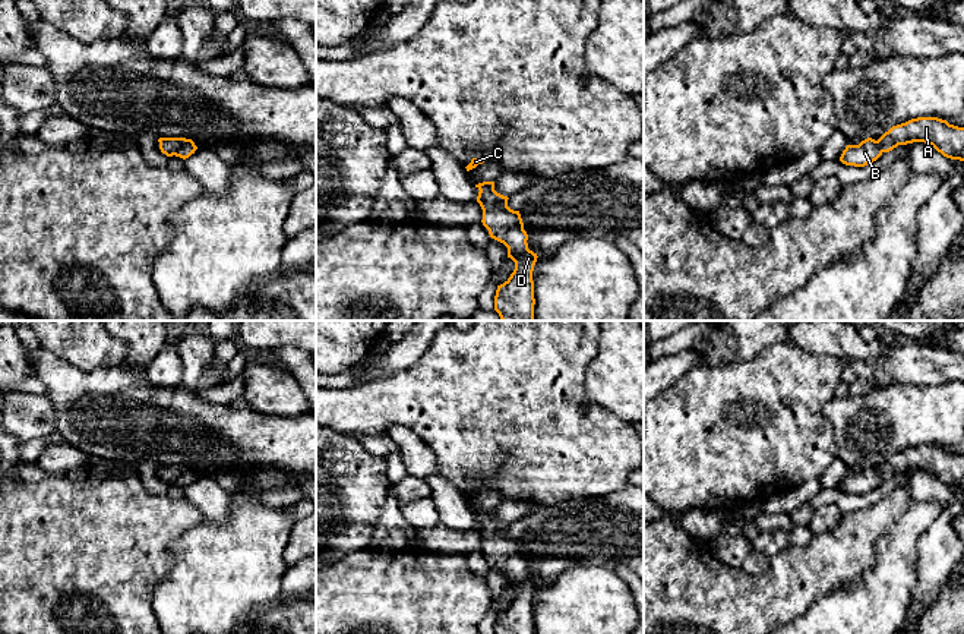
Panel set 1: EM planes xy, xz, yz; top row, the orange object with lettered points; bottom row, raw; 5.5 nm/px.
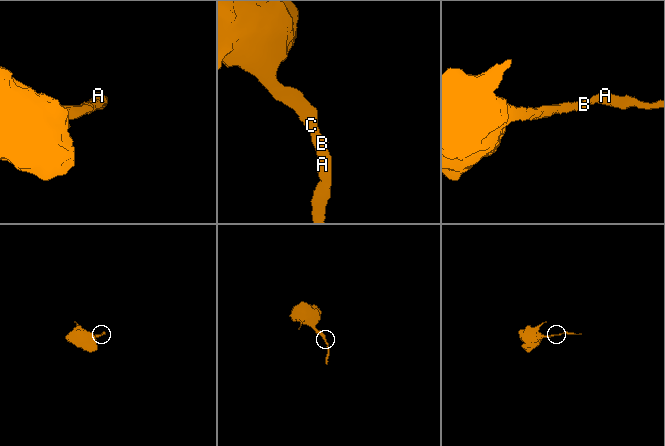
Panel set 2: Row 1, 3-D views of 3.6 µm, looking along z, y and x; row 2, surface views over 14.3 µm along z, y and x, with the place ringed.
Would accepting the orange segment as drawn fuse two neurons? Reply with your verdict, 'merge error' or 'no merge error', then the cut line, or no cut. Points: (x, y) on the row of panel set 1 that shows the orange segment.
no merge error; cut none

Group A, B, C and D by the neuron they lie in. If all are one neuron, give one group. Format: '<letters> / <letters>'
A B C D

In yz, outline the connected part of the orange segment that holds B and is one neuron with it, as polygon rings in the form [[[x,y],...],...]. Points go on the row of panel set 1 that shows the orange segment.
[[[917,117],[892,126],[878,141],[867,138],[859,145],[847,145],[840,161],[846,165],[865,167],[884,152],[898,145],[925,142],[951,160],[964,161],[964,127],[949,124],[938,117]]]

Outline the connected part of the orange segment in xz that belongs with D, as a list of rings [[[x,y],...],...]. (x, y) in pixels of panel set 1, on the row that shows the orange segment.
[[[494,182],[475,184],[480,190],[477,202],[483,209],[483,225],[492,239],[508,247],[508,258],[515,262],[511,277],[497,286],[494,310],[502,321],[534,321],[532,271],[537,253],[528,249],[528,234],[519,211],[508,206],[508,196],[494,190]]]

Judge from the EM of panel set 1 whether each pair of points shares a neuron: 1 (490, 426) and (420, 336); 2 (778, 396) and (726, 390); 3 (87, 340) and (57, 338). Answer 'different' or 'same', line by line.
1: different
2: same
3: same

